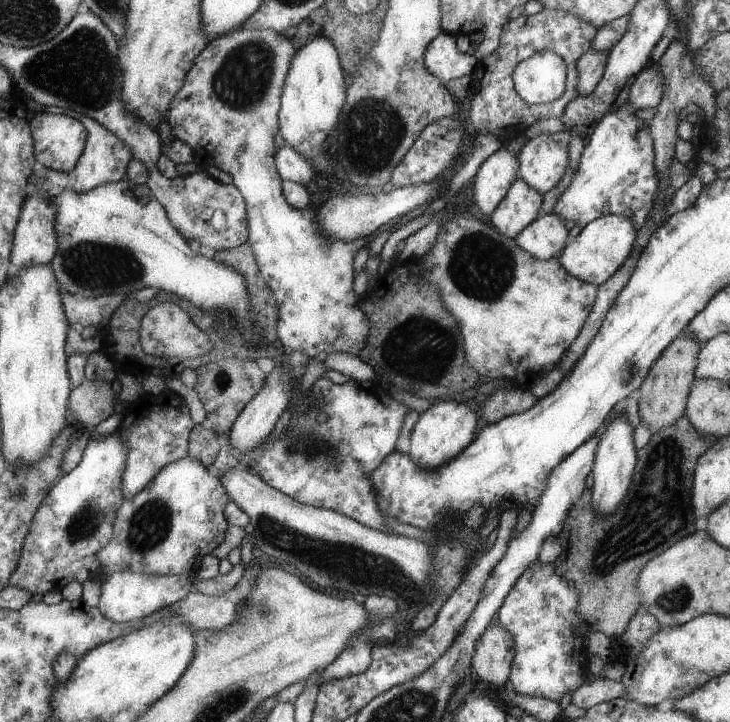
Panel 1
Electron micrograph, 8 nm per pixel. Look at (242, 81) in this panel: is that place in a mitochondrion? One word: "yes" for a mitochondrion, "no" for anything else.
yes

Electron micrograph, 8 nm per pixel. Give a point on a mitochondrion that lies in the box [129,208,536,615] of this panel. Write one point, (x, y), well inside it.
(347, 565)

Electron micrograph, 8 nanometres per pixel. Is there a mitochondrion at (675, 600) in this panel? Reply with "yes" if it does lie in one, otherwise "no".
yes

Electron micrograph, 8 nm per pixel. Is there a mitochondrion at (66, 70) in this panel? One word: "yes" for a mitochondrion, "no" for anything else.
yes

